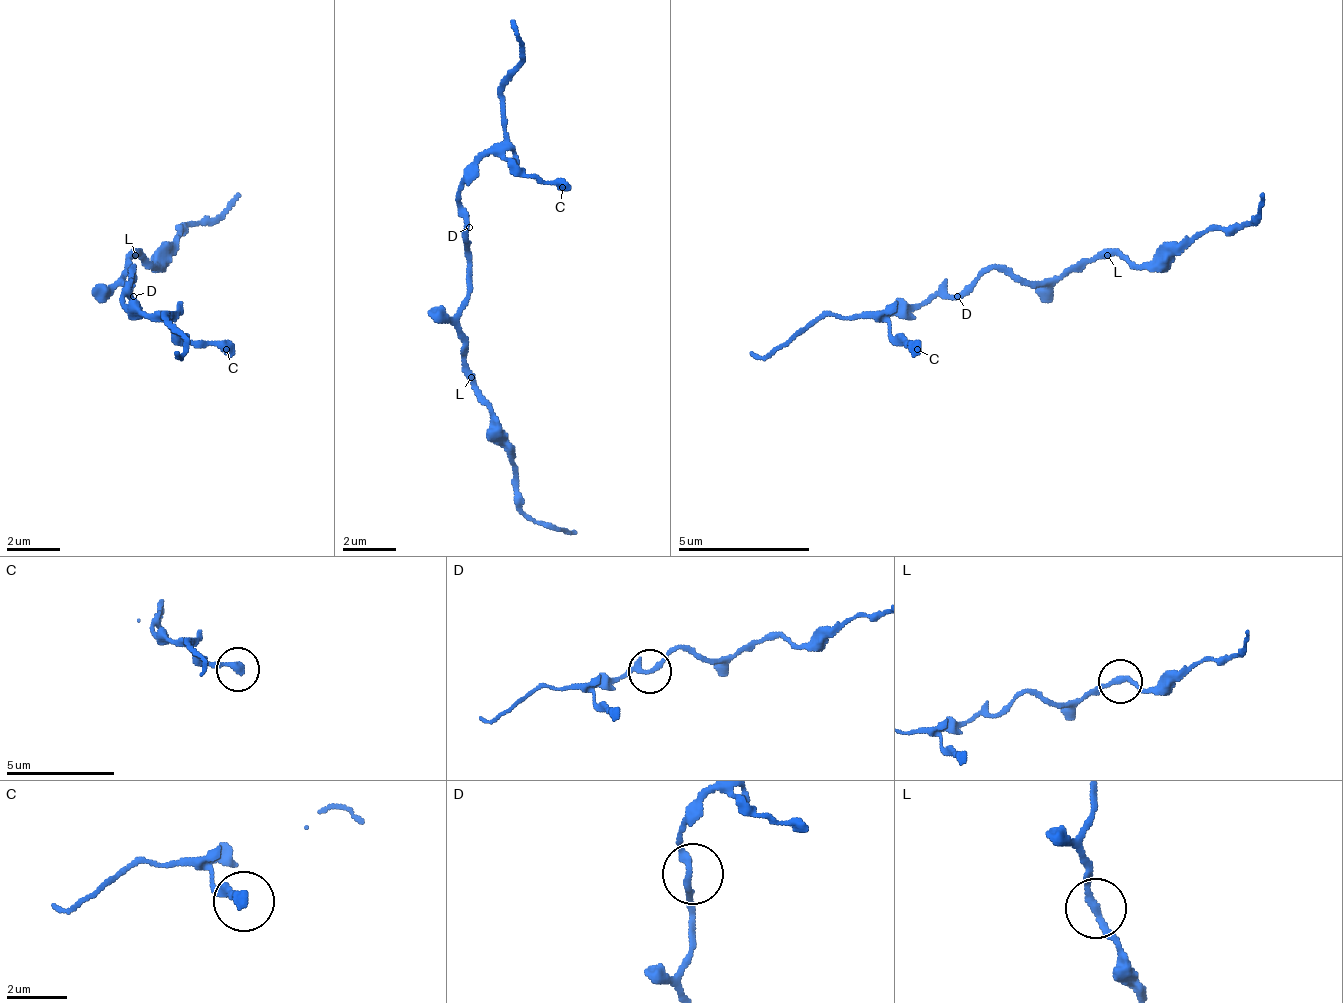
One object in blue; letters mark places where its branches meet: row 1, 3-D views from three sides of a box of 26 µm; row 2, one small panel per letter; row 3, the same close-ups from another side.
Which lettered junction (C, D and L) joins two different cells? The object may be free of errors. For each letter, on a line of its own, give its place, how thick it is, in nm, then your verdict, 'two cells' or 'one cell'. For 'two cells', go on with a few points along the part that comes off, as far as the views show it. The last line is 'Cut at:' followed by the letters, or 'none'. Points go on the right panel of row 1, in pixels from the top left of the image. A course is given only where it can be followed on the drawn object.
C: place (917, 349); calibre 340 nm; one cell
D: place (957, 296); calibre 240 nm; one cell
L: place (1107, 255); calibre 220 nm; one cell
Cut at: none

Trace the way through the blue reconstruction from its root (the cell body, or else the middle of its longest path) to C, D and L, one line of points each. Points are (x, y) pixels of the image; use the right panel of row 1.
C: (1023, 277), (983, 270), (957, 296), (904, 303), (884, 323), (917, 349)
D: (1023, 277), (1003, 277), (997, 270), (983, 270), (957, 296)
L: (1023, 277), (1030, 283), (1043, 283), (1049, 277), (1069, 277), (1076, 270), (1109, 257)

